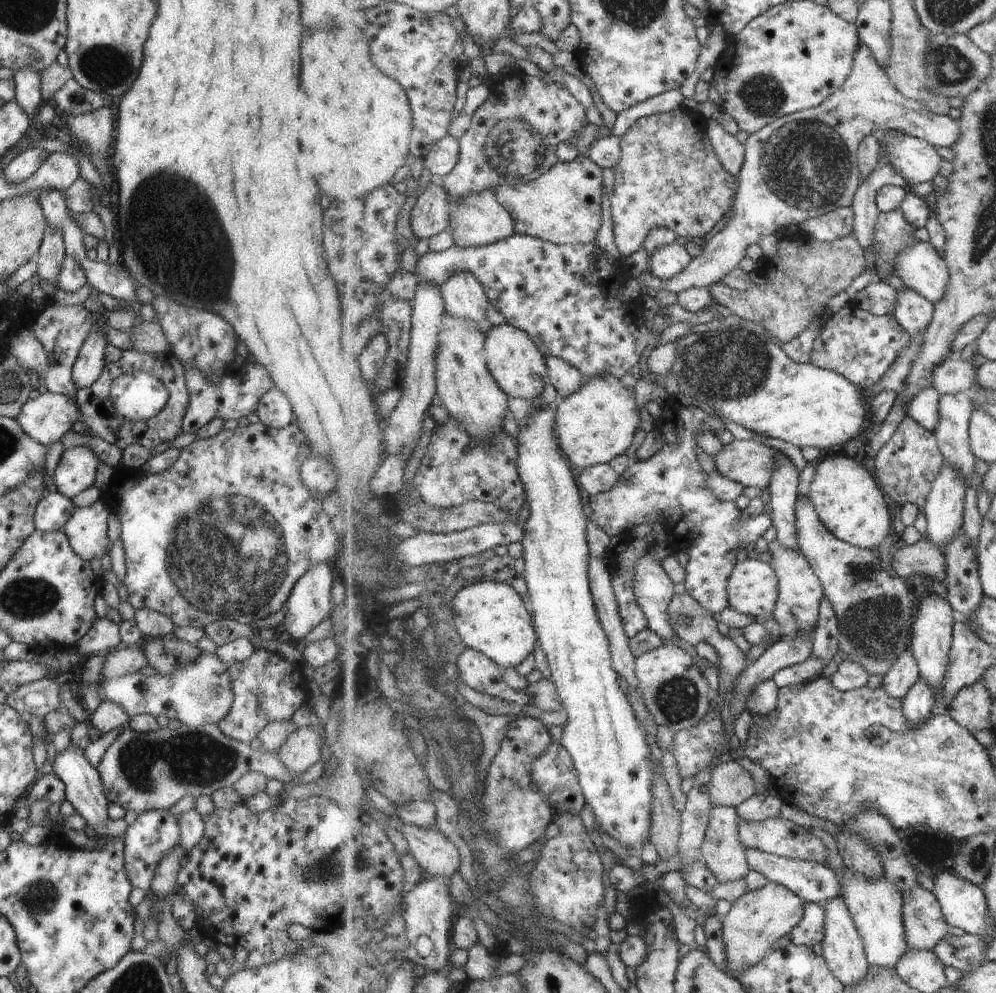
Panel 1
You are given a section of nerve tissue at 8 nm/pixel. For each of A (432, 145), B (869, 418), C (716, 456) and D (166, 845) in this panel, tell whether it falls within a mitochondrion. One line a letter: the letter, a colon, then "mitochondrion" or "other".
A: other
B: other
C: other
D: other

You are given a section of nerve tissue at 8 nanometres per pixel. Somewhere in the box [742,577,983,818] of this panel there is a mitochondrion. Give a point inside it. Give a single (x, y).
(871, 625)

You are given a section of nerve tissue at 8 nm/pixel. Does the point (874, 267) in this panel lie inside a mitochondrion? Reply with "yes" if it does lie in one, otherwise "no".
no

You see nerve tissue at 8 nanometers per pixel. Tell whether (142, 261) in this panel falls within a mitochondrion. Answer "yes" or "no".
yes

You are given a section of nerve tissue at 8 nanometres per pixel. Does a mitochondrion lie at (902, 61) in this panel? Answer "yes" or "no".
yes

